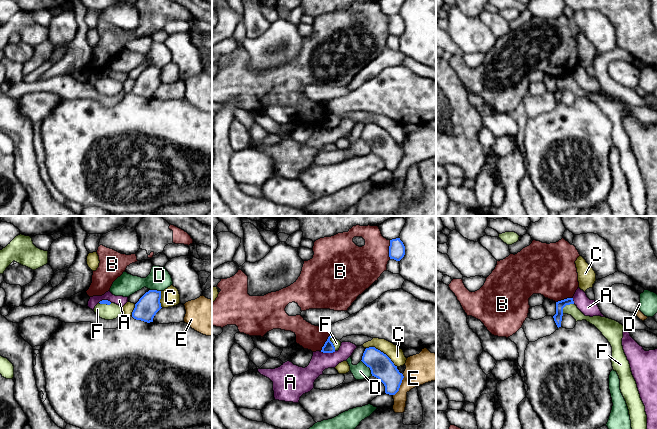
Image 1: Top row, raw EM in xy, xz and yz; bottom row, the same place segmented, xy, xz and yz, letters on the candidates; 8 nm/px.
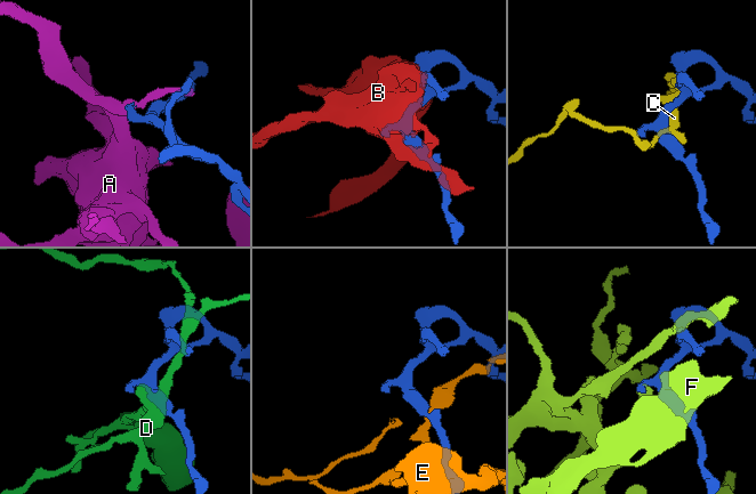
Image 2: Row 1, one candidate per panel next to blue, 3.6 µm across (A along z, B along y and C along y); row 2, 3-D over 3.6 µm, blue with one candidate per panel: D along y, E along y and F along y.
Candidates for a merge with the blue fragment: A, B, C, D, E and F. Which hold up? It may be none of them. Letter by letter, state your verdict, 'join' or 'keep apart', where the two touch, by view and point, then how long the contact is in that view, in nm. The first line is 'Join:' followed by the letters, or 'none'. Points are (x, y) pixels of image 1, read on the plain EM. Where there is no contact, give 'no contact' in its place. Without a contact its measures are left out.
Join: F
A: keep apart | xz (328, 128) | 120 nm
B: keep apart | xz (389, 25) | 150 nm
C: keep apart | xz (382, 128) | 300 nm
D: keep apart | xz (369, 143) | 160 nm
E: keep apart | xz (400, 160) | 190 nm
F: join | yz (565, 81) | 130 nm

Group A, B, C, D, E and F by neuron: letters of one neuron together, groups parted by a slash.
A / B / C / D / E / F

